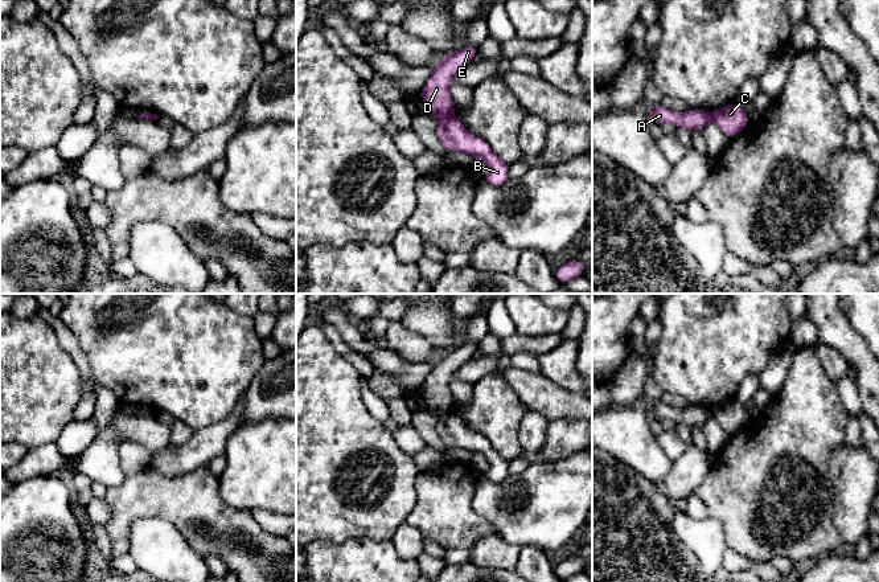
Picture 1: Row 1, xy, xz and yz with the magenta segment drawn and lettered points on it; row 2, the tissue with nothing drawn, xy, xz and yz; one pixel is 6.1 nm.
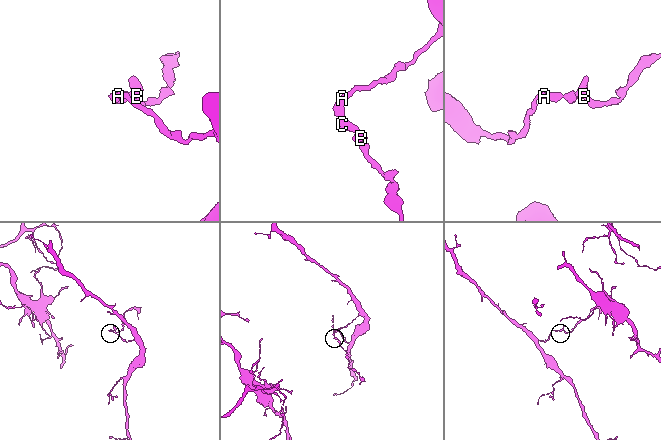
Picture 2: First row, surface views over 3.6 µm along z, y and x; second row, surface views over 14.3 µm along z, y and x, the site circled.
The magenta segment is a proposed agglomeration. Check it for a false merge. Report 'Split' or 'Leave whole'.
Split

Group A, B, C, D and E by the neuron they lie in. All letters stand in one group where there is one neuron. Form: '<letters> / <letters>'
A D E / B C

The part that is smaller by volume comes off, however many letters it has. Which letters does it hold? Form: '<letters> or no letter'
B, C

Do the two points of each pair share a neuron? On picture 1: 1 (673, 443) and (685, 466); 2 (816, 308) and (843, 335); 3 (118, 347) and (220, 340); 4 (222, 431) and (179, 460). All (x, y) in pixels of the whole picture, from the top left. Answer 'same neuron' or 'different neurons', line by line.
1: different neurons
2: same neuron
3: same neuron
4: same neuron

